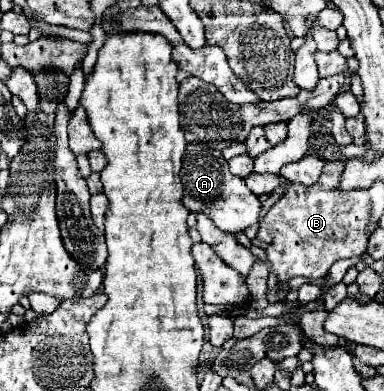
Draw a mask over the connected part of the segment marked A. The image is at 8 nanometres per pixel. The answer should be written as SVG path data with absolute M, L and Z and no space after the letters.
M188 142L180 178L184 184L182 204L192 212L206 214L220 230L236 236L260 220L262 202L246 188L242 178L228 172L228 162L224 160L222 150Z

